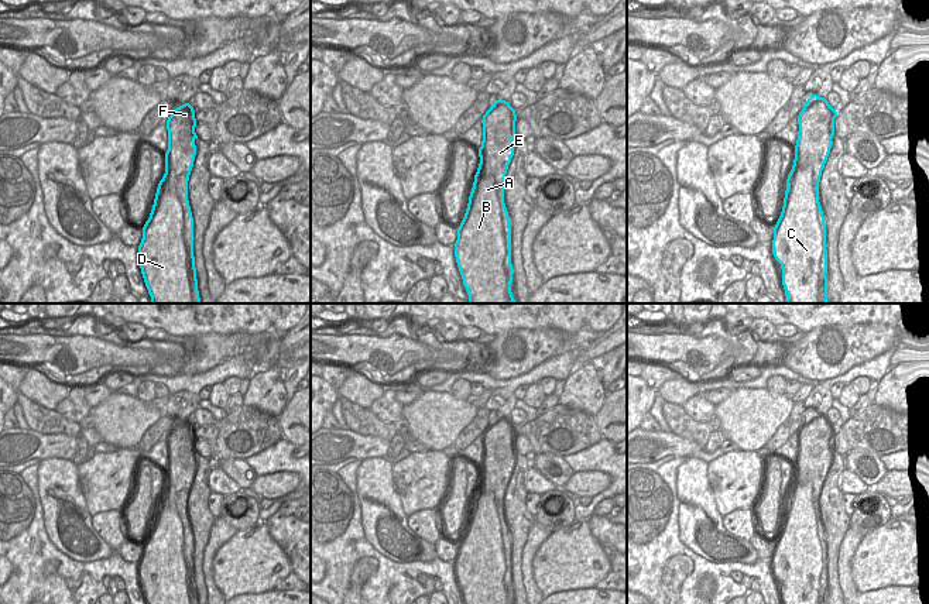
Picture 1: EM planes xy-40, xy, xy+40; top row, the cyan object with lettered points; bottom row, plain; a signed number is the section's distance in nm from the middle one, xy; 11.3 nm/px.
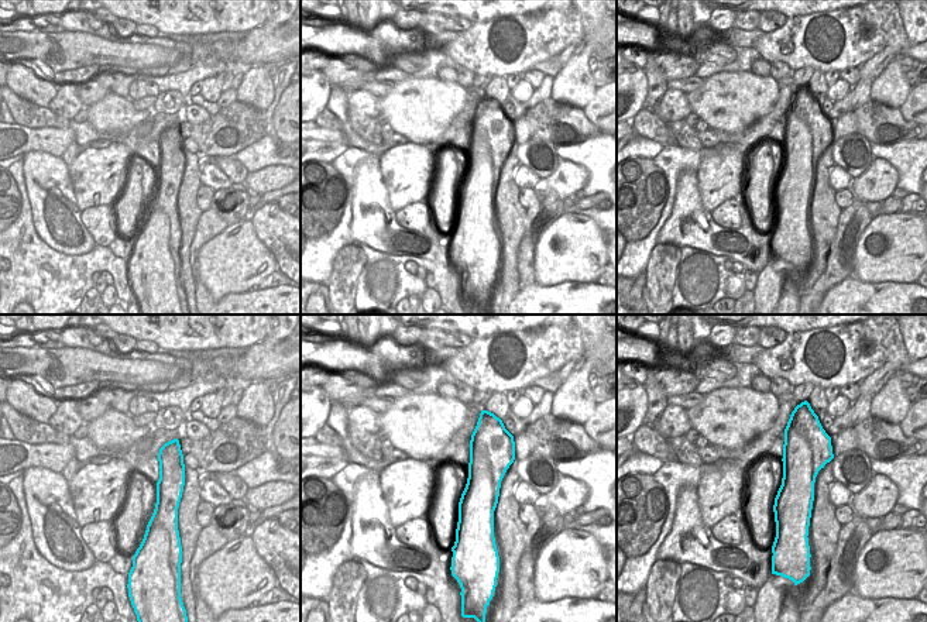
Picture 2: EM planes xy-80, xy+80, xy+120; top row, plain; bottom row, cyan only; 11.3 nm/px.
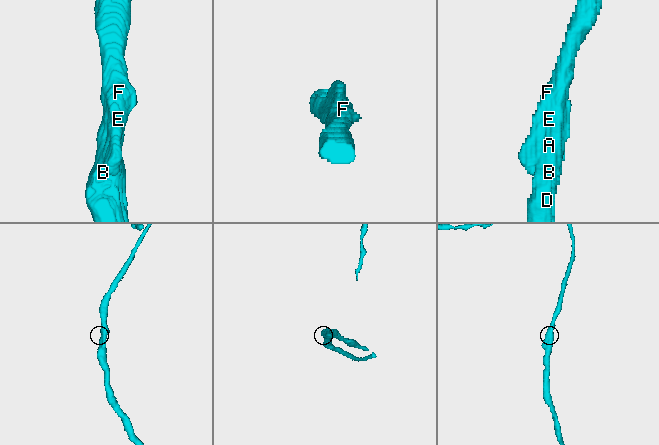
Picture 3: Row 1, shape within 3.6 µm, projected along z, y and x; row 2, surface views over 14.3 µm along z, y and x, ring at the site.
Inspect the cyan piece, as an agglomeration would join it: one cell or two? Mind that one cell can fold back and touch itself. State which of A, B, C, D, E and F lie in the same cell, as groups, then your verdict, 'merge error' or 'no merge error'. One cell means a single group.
A B C D E F; no merge error

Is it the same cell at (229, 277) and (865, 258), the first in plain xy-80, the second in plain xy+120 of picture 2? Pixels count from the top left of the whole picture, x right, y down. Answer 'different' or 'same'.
same

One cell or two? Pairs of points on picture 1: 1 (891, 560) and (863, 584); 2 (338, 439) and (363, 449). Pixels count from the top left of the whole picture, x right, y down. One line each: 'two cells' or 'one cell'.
1: one cell
2: one cell

